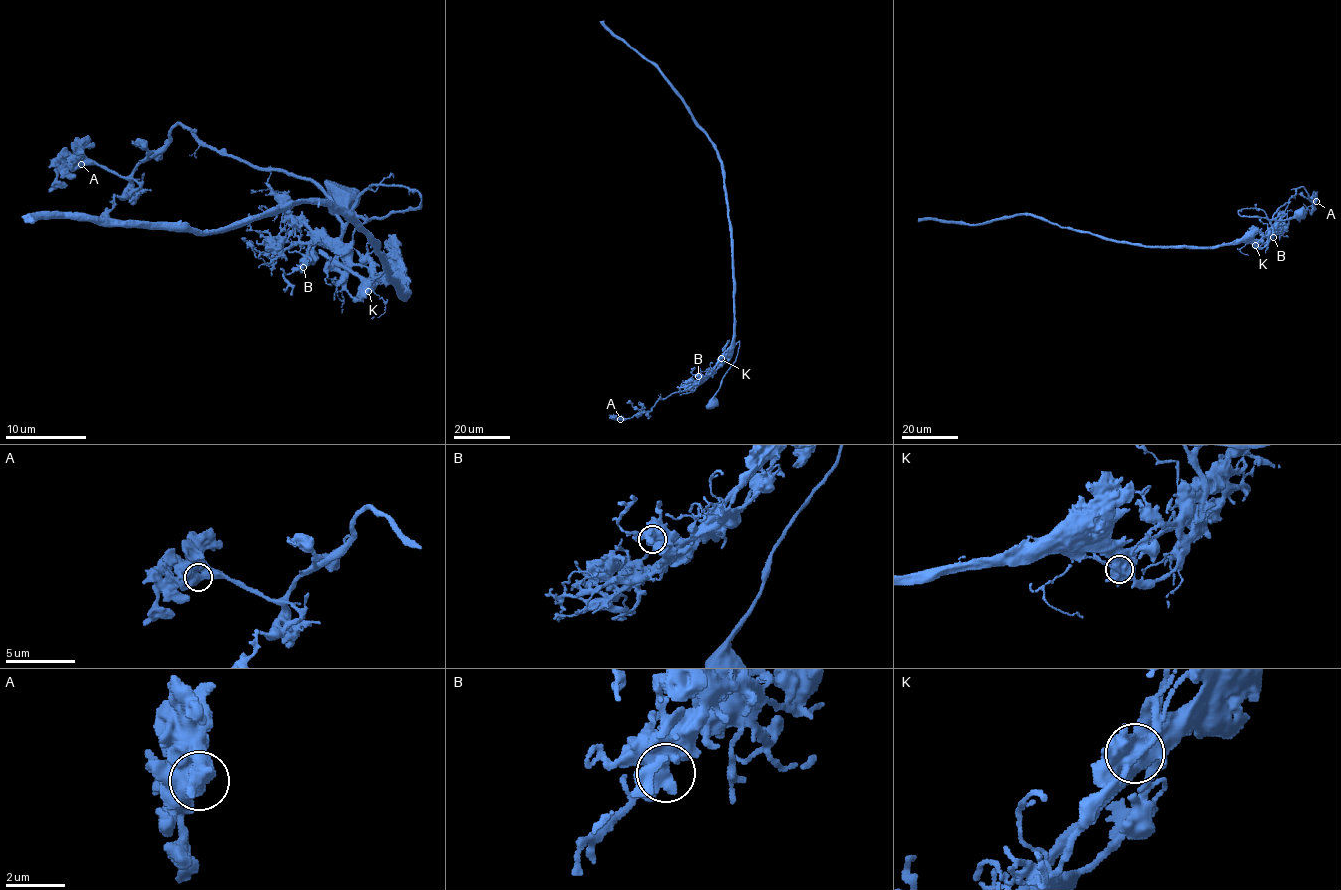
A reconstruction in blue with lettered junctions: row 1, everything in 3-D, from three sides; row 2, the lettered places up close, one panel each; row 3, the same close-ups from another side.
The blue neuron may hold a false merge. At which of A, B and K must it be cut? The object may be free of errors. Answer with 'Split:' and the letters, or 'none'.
Split: K

